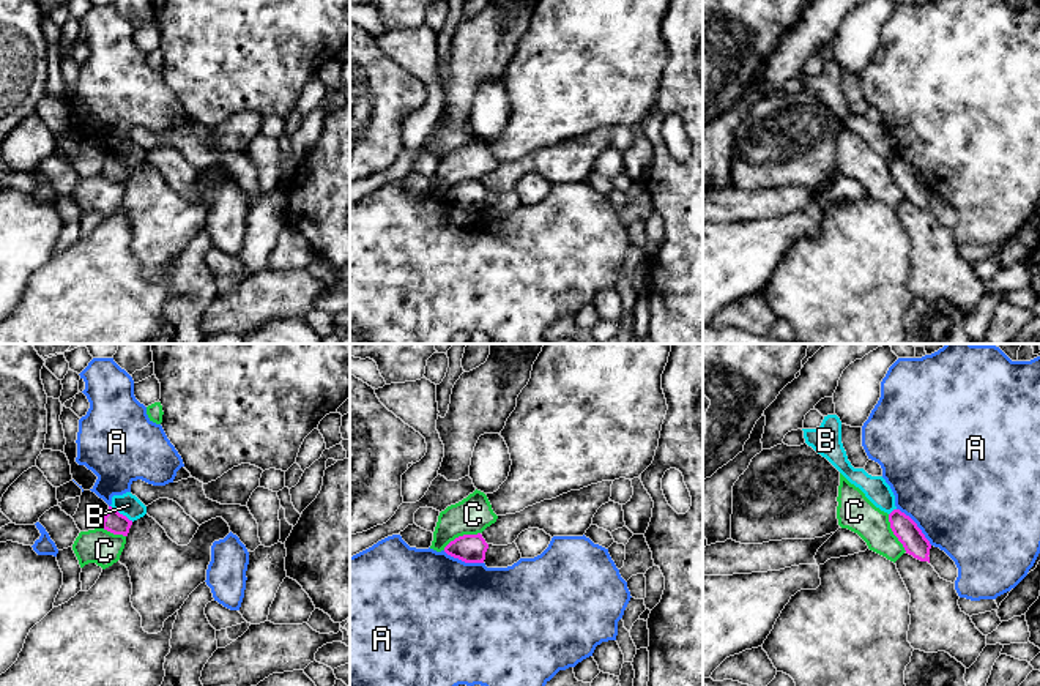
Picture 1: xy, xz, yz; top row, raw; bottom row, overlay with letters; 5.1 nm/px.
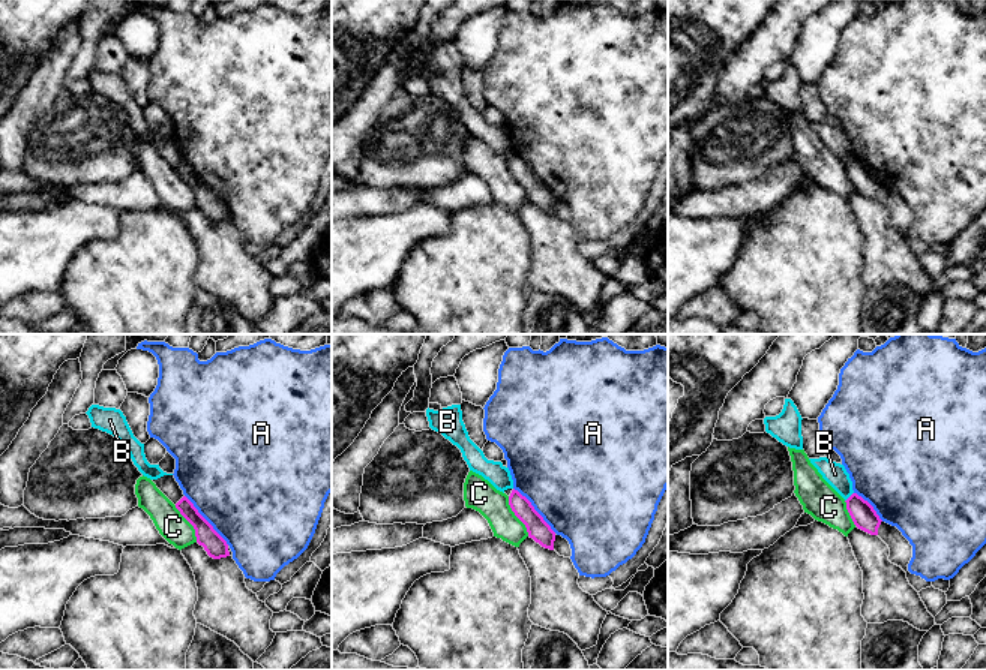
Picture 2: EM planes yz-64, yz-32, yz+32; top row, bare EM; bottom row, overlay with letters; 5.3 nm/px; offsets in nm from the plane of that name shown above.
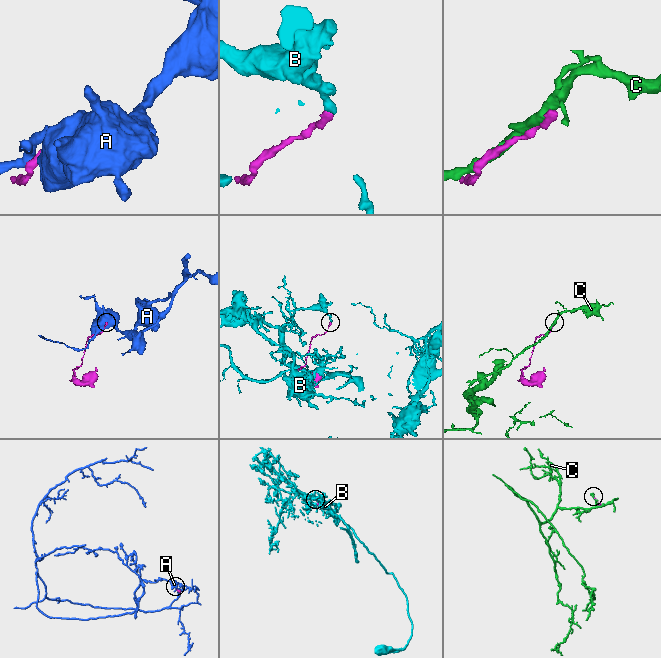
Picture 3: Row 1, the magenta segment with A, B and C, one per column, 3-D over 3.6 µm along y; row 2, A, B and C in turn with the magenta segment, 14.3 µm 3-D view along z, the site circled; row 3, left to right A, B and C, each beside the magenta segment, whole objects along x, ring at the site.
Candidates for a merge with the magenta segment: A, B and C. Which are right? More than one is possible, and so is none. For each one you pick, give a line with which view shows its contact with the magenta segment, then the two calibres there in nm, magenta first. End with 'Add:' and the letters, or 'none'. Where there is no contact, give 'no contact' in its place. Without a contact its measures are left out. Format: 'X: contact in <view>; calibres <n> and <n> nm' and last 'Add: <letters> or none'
Add: none

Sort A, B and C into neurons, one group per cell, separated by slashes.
A / B / C

